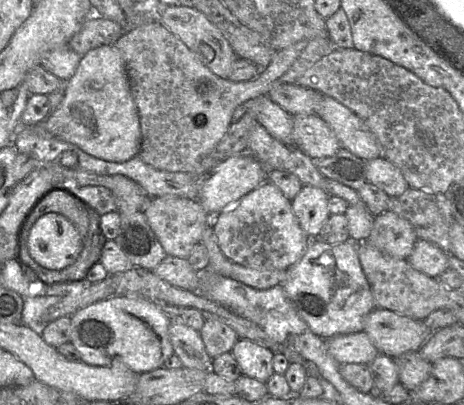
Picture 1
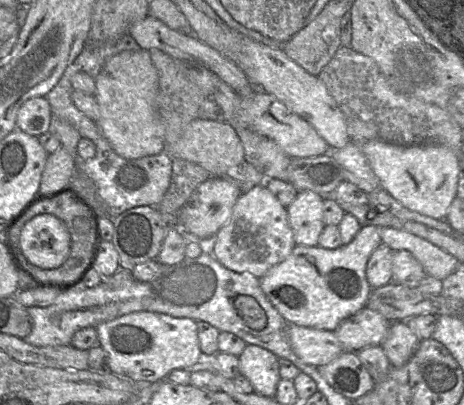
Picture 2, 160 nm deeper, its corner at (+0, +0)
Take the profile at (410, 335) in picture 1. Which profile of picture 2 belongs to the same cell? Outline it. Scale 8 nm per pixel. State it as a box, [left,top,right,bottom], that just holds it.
[334,306,391,352]

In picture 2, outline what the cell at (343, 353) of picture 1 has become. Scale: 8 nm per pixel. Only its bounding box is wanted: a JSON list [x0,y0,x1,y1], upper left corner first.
[287,324,344,367]

